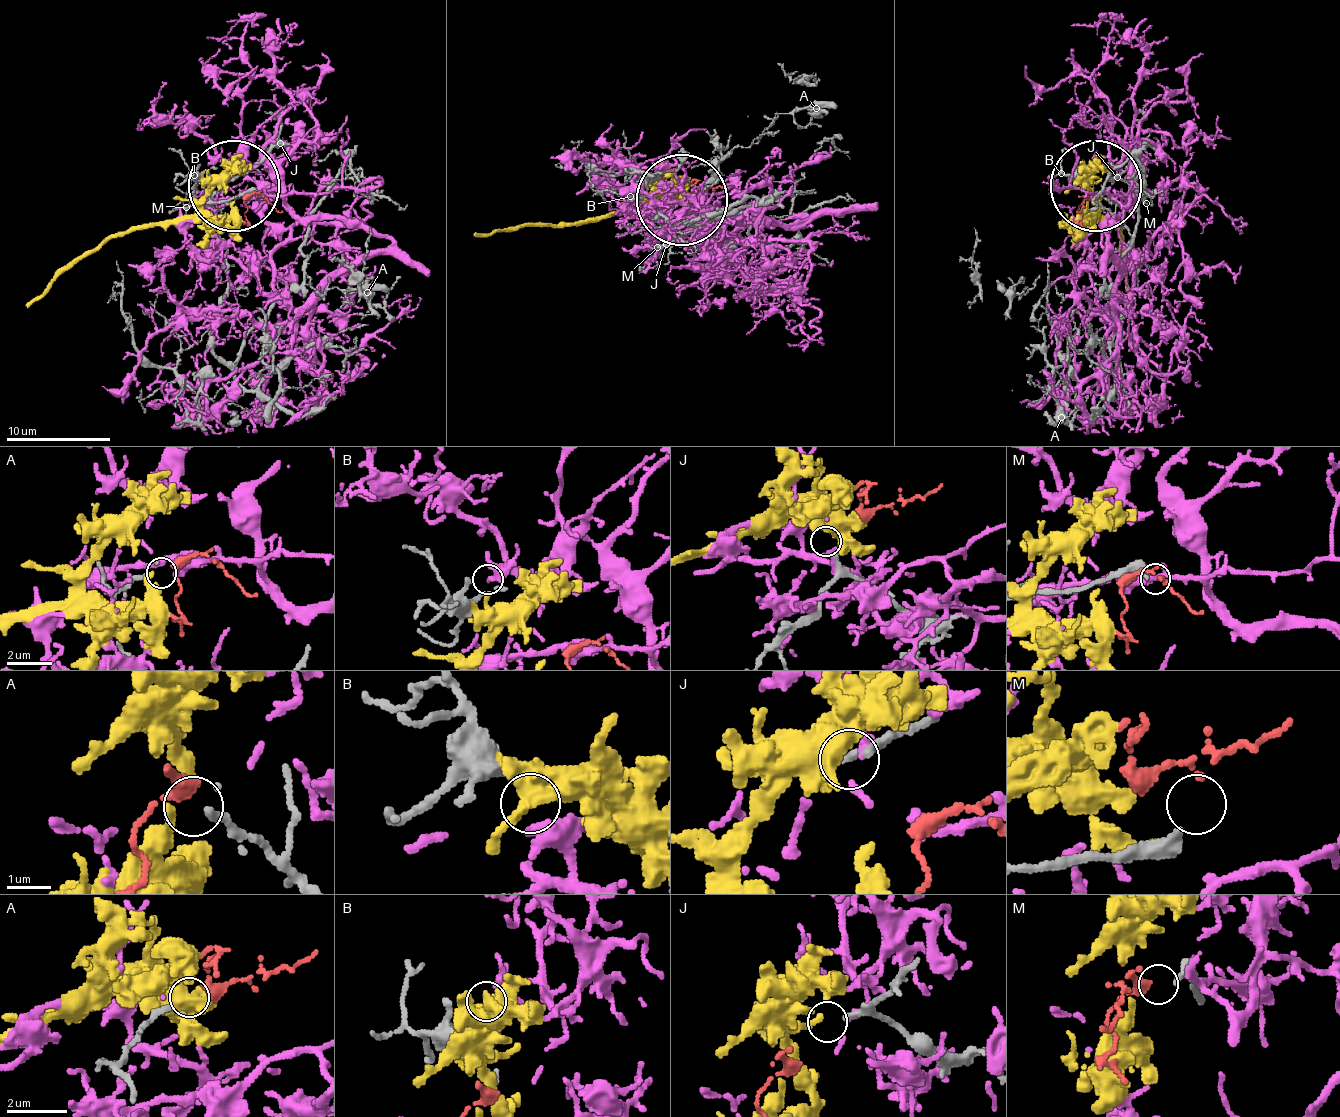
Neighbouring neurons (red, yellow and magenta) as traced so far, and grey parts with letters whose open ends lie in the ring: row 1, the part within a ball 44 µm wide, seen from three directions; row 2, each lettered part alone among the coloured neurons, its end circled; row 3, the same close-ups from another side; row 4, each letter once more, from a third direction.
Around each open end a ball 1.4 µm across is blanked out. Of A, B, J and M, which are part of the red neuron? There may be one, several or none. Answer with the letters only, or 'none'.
A

